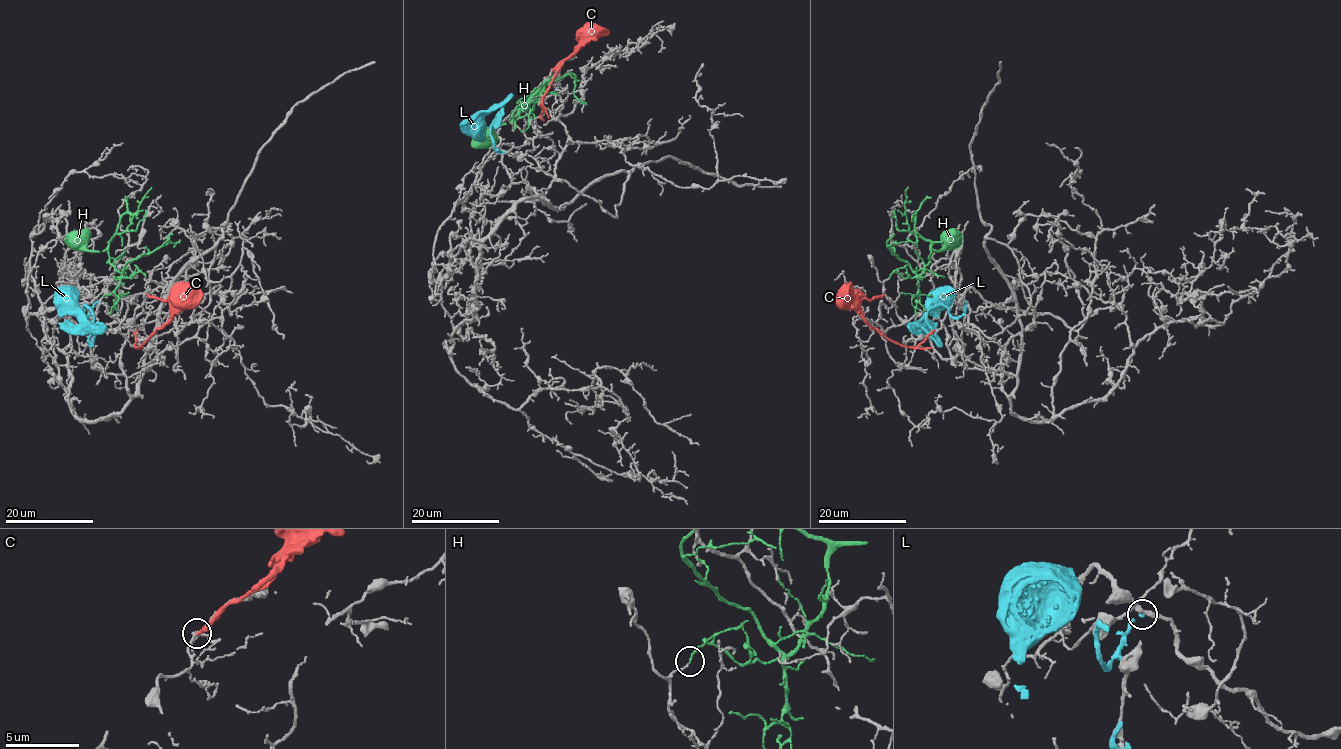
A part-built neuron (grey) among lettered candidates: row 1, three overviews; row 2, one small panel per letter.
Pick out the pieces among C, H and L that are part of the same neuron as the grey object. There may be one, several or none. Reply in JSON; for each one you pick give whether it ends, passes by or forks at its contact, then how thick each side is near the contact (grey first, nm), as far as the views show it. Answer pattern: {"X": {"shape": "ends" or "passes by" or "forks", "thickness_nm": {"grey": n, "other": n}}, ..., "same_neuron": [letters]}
{"same_neuron": []}

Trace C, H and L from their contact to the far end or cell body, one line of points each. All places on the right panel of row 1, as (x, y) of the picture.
C: (883, 293), (871, 300), (861, 300), (863, 319), (888, 339), (908, 347), (918, 345), (934, 330)
H: (889, 277), (894, 271), (904, 278), (915, 277), (930, 261), (930, 243), (909, 230), (905, 211), (908, 187)
L: (965, 301), (958, 317), (942, 306), (928, 311), (938, 342), (918, 321), (934, 296), (949, 289)

